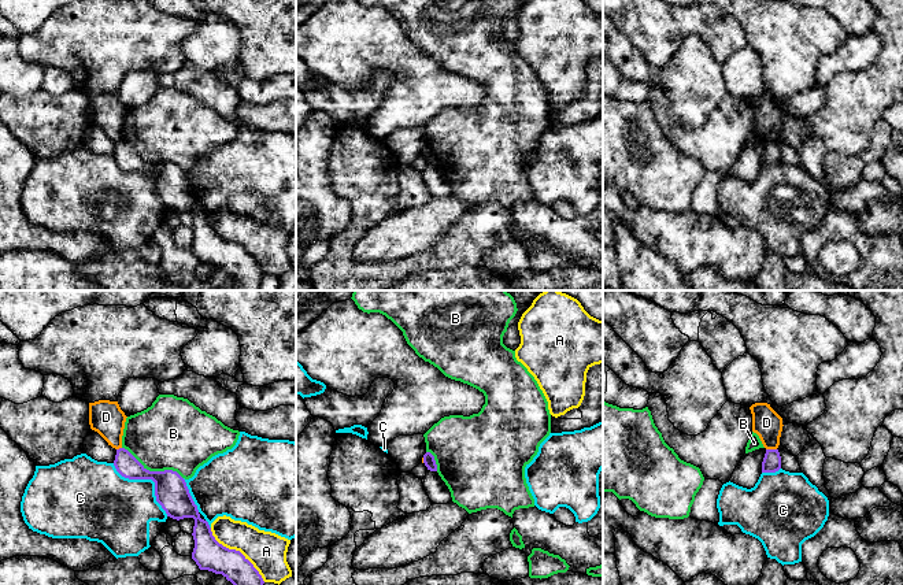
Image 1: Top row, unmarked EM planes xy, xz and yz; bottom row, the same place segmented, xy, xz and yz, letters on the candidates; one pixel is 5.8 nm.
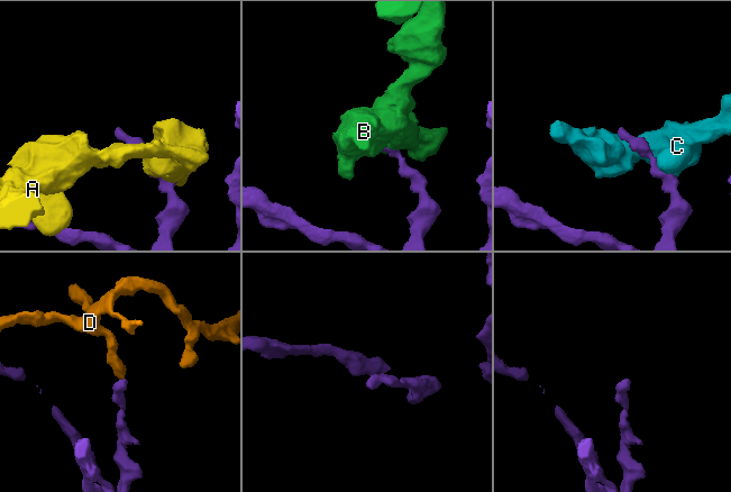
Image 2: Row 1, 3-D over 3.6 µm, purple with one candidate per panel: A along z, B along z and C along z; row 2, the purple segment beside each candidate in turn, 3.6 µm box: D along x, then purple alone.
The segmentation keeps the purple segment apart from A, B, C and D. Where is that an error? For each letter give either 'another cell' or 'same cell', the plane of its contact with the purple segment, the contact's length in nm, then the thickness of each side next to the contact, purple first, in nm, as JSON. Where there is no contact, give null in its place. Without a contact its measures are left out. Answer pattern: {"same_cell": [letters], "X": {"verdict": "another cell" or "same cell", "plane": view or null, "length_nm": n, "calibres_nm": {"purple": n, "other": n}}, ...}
{"same_cell": [], "A": {"verdict": "another cell", "plane": "xy", "length_nm": 460, "calibres_nm": {"purple": 180, "other": 220}}, "B": {"verdict": "another cell", "plane": "xy", "length_nm": 400, "calibres_nm": {"purple": 190, "other": 420}}, "C": {"verdict": "another cell", "plane": "xy", "length_nm": 440, "calibres_nm": {"purple": 190, "other": 380}}, "D": {"verdict": "another cell", "plane": "yz", "length_nm": 60, "calibres_nm": {"purple": 110, "other": 170}}}

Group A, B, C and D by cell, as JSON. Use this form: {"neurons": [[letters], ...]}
{"neurons": [["A"], ["B"], ["C"], ["D"]]}

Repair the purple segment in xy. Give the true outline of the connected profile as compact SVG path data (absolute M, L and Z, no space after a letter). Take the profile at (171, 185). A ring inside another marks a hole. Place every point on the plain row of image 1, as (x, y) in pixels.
M116 142L114 159L129 173L152 173L156 195L173 212L193 211L195 241L192 252L200 263L222 267L237 282L237 290L259 290L264 277L253 258L236 242L219 237L207 214L200 211L185 173L173 163L149 164L127 142Z

